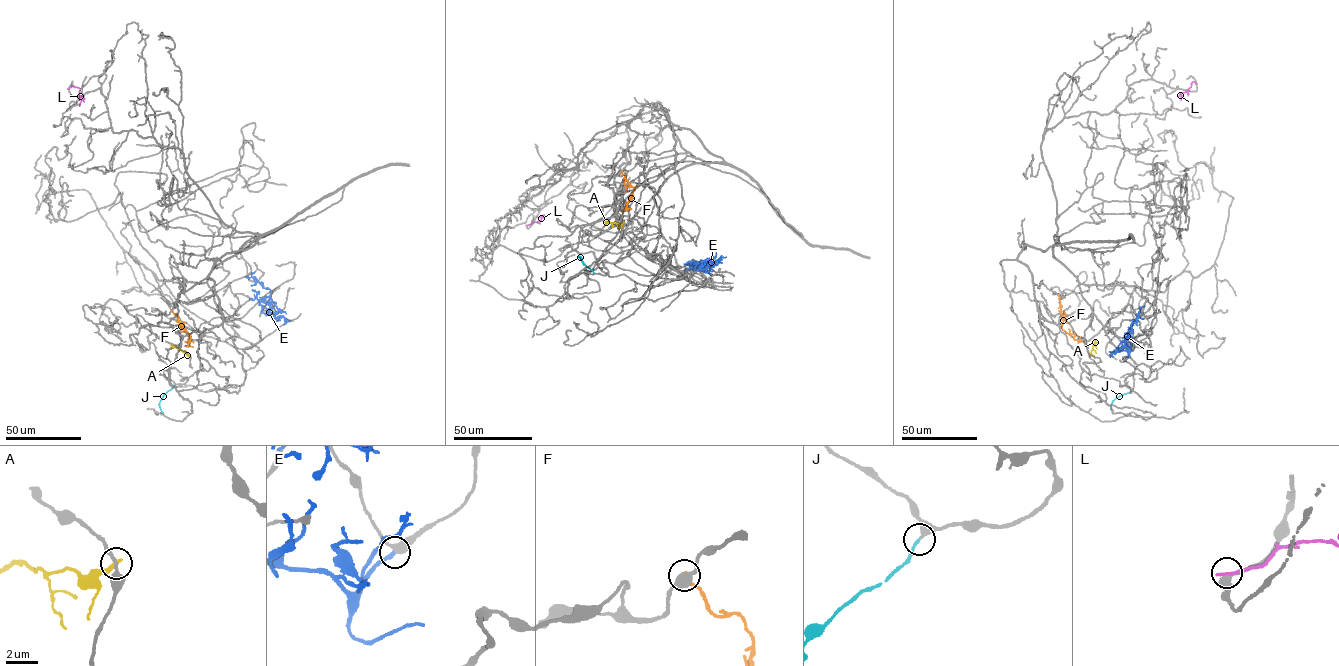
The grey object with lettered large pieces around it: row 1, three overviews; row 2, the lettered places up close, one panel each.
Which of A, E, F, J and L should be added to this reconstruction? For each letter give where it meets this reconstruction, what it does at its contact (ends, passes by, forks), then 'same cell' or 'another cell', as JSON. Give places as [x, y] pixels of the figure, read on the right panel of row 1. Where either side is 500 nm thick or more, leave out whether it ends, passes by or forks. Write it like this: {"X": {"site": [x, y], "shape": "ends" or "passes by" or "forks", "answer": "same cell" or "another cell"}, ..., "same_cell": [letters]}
{"A": {"site": [1089, 353], "shape": "ends", "answer": "another cell"}, "E": {"site": [1132, 350], "shape": "ends", "answer": "another cell"}, "F": {"site": [1058, 294], "shape": "ends", "answer": "another cell"}, "J": {"site": [1130, 391], "shape": "ends", "answer": "same cell"}, "L": {"site": [1195, 83], "shape": "ends", "answer": "another cell"}, "same_cell": ["J"]}

